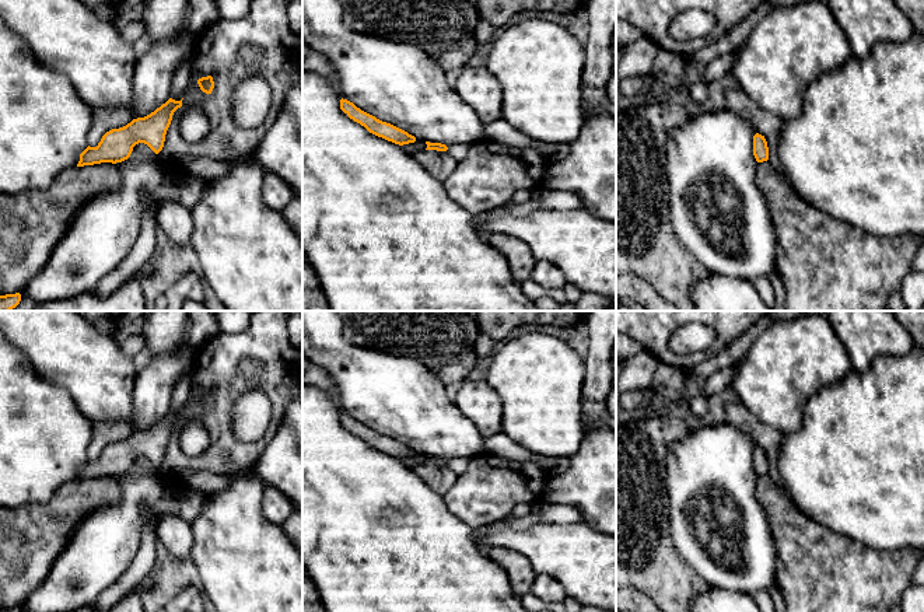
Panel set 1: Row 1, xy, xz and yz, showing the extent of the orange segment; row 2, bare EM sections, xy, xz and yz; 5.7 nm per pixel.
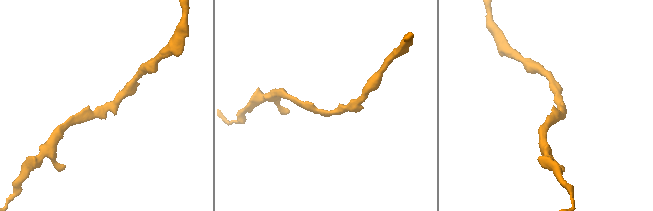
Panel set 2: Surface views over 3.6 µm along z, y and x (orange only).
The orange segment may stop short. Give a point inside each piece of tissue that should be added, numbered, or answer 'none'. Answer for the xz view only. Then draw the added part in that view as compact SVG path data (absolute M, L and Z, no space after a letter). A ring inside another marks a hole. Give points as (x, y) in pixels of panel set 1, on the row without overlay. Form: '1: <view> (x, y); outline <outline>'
none

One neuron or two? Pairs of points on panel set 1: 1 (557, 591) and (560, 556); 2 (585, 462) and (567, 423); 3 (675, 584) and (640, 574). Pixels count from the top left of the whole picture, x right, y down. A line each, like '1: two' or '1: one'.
1: two
2: two
3: one

